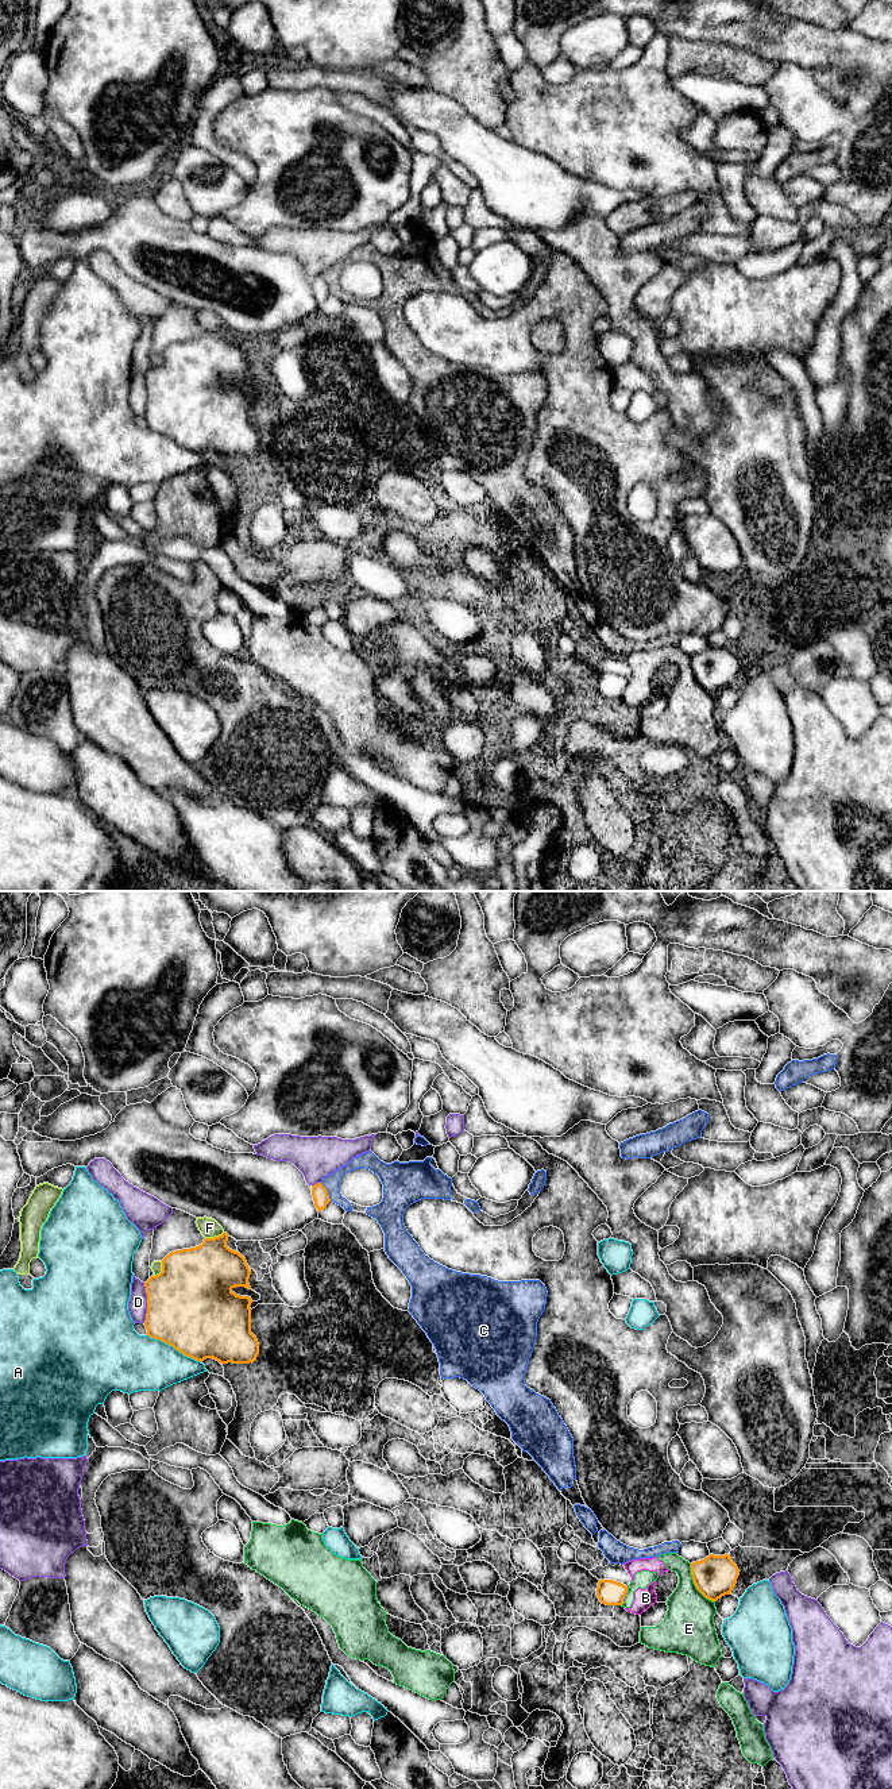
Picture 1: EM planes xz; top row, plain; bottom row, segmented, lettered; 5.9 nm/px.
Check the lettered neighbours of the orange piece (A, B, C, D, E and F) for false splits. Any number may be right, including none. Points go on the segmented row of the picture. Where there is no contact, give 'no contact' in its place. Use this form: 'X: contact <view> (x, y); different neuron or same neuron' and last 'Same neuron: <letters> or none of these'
A: contact xz (174, 1348); different neuron
B: contact xz (625, 1595); different neuron
C: contact xz (327, 1192); different neuron
D: contact xz (147, 1303); different neuron
E: contact xz (695, 1585); different neuron
F: contact xz (215, 1237); different neuron
Same neuron: none of these

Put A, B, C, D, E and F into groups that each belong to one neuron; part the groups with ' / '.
A / B E F / C / D

